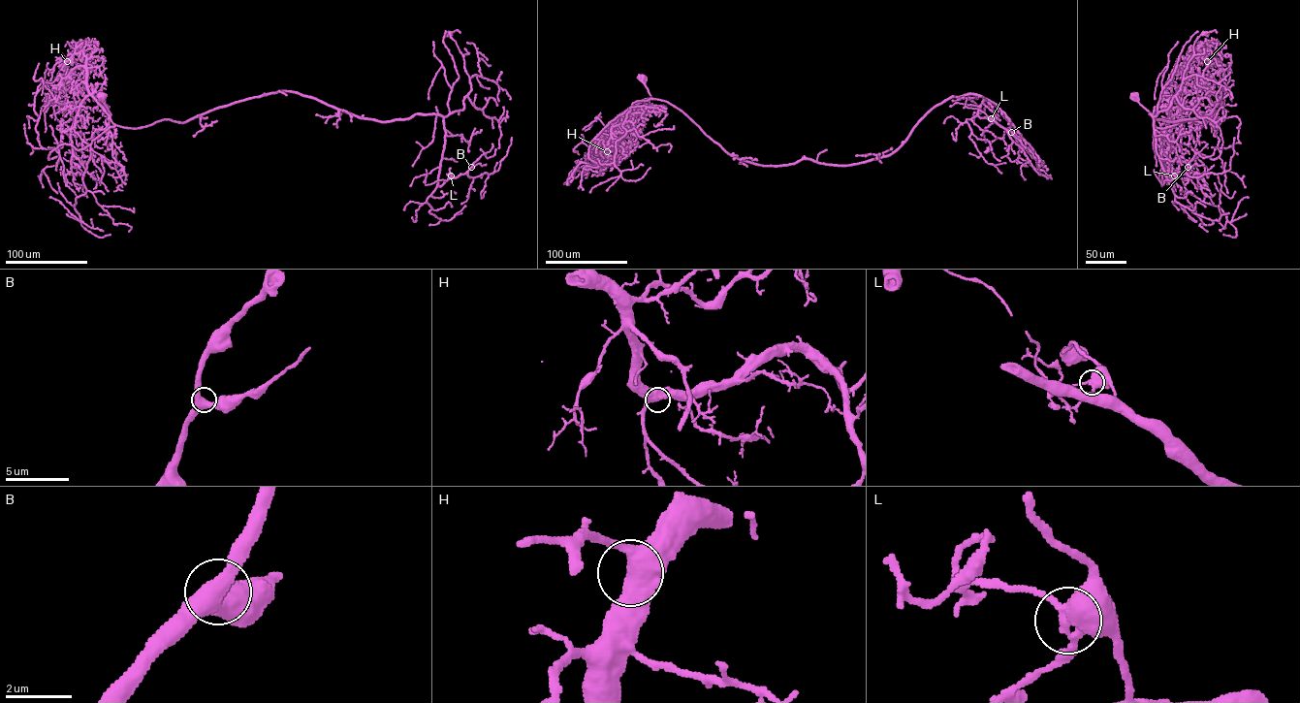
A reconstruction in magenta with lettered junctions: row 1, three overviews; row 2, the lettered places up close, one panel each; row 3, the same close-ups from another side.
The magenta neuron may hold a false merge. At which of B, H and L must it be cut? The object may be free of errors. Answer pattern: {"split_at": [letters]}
{"split_at": ["L"]}

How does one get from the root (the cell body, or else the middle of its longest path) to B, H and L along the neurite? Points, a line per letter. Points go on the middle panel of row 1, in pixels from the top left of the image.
B: (644, 79), (650, 98), (759, 165), (885, 156), (931, 110), (969, 94), (985, 99), (980, 117), (1011, 132)
H: (644, 79), (650, 97), (628, 111), (623, 139), (607, 151)
L: (644, 79), (650, 98), (761, 165), (885, 156), (953, 97), (980, 95), (978, 115), (991, 118)

